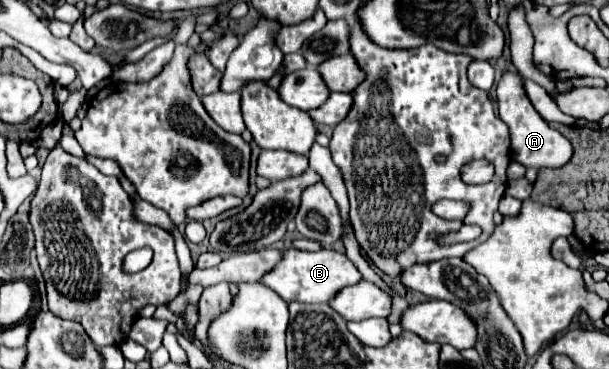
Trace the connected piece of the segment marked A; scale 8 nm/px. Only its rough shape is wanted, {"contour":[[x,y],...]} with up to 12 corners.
{"contour":[[518,73],[498,83],[512,159],[564,167],[574,147],[532,107]]}

